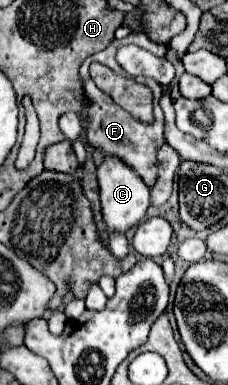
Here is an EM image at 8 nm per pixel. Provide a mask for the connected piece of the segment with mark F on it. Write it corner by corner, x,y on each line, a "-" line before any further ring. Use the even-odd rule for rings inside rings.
139,31
139,33
131,33
127,39
113,41
107,49
103,49
103,51
99,51
99,53
95,53
95,55
91,55
91,57
85,59
85,63
81,65
81,79
83,79
85,93
87,93
89,101
91,101
91,107
89,107
89,113
87,113
87,115
89,115
89,117
87,117
87,121
89,121
89,123
87,123
87,139
89,139
89,143
91,143
95,149
103,151
105,155
117,155
121,161
125,161
129,167
133,167
133,169
141,175
141,179
143,179
147,185
153,185
153,183
155,183
155,177
157,177
157,149
159,149
161,145
165,145
165,141
163,141
163,113
161,113
161,107
159,107
159,99
161,99
161,93
163,93
161,85
159,85
157,81
153,81
153,79
147,79
147,77
133,77
135,81
147,85
147,87
151,89
151,93
153,93
153,121
151,121
151,123
143,123
143,121
131,117
131,113
123,111
107,93
99,91
99,87
97,87
97,85
93,83
93,79
89,77
89,65
97,61
97,63
101,63
101,65
107,65
111,71
119,73
121,77
127,77
127,79
129,79
131,75
129,75
129,73
117,63
117,59
115,59
117,49
119,49
121,45
127,45
127,43
139,45
139,47
143,47
143,49
147,49
147,51
159,55
159,57
165,57
165,53
167,53
167,45
155,43
147,33

